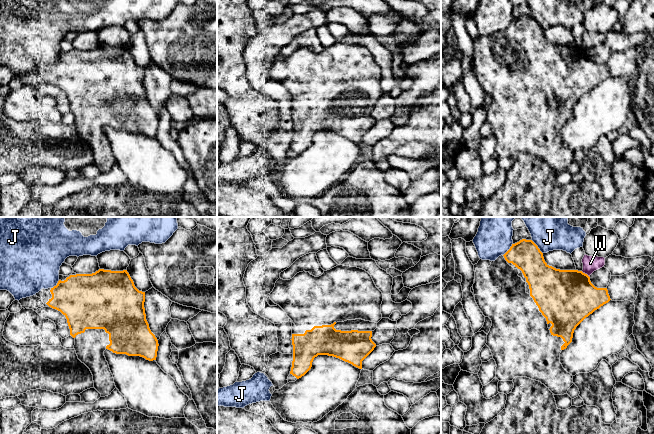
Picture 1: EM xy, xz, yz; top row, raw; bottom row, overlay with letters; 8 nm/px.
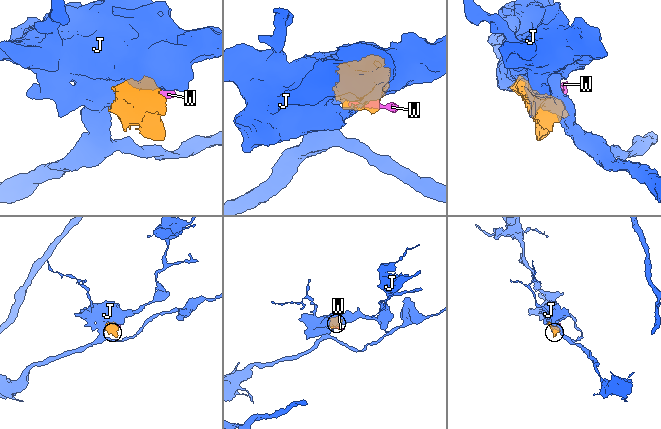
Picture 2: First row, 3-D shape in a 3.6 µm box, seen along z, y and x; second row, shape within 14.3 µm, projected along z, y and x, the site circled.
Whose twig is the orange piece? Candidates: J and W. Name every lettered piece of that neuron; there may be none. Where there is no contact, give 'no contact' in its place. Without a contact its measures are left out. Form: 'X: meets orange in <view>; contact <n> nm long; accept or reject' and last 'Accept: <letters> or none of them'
J: meets orange in yz; contact 140 nm long; reject
W: meets orange in yz; contact 90 nm long; reject
Accept: none of them

